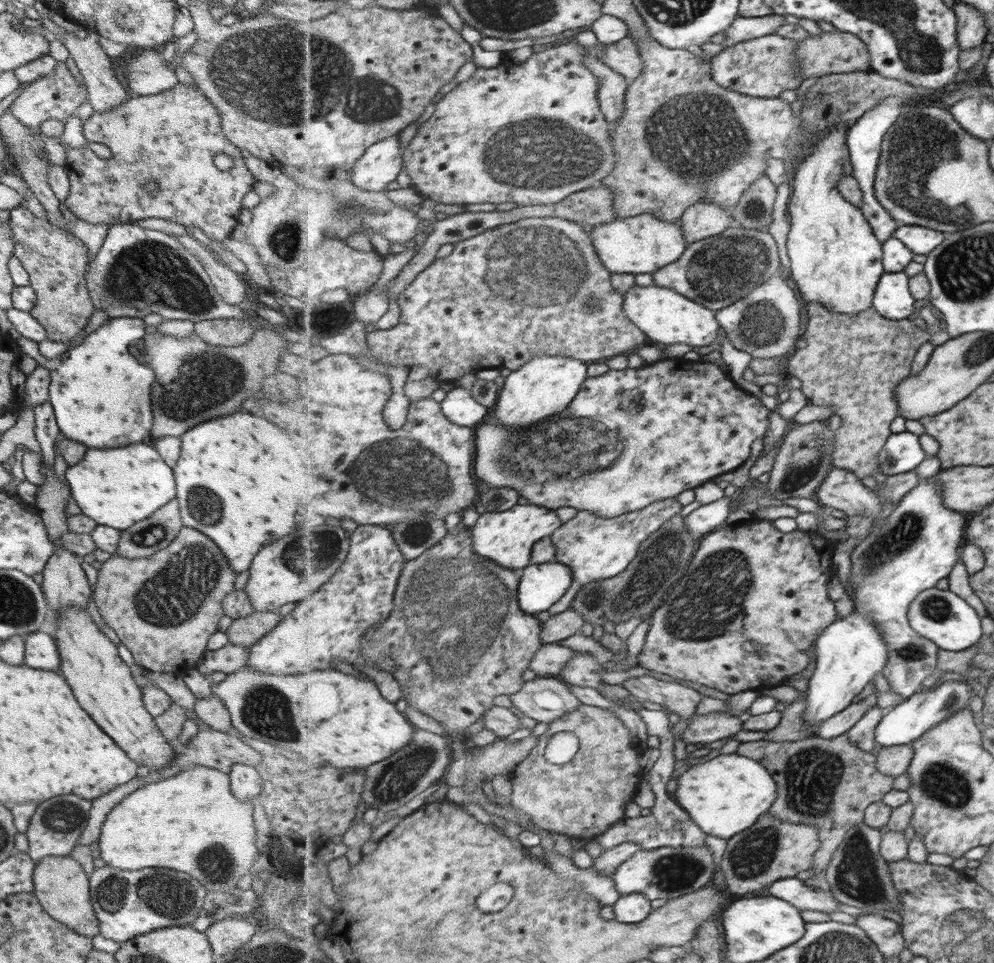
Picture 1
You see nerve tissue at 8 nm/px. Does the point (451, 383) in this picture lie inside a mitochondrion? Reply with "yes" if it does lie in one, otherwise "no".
no

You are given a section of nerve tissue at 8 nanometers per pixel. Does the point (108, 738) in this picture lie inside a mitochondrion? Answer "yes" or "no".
no

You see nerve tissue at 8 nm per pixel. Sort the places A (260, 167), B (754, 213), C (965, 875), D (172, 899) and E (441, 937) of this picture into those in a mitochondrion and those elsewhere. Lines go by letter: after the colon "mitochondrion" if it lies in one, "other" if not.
A: other
B: mitochondrion
C: other
D: mitochondrion
E: mitochondrion

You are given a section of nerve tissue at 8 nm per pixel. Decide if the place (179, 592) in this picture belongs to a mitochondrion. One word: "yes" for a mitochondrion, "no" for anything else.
yes

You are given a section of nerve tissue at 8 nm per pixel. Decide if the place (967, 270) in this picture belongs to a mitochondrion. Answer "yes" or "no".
yes

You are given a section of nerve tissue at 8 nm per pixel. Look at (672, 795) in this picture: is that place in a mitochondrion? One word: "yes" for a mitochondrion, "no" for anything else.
no

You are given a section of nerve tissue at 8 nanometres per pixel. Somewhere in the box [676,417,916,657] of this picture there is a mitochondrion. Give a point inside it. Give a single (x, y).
(800, 471)

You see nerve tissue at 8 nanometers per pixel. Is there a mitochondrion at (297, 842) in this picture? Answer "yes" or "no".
no

